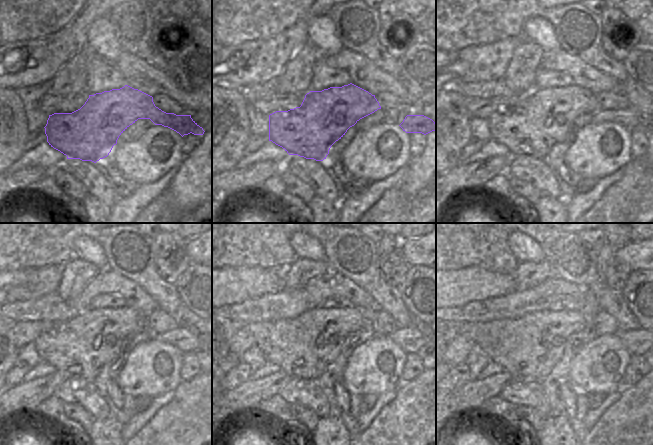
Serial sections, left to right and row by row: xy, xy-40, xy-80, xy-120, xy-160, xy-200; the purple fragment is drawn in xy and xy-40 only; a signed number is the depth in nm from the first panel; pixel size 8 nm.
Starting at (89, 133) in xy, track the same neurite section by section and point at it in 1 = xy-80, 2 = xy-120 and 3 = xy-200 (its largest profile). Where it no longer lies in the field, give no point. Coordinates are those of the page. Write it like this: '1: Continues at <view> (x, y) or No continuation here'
1: Continues at xy-80 (544, 117)
2: Continues at xy-120 (80, 348)
3: Continues at xy-200 (528, 348).

